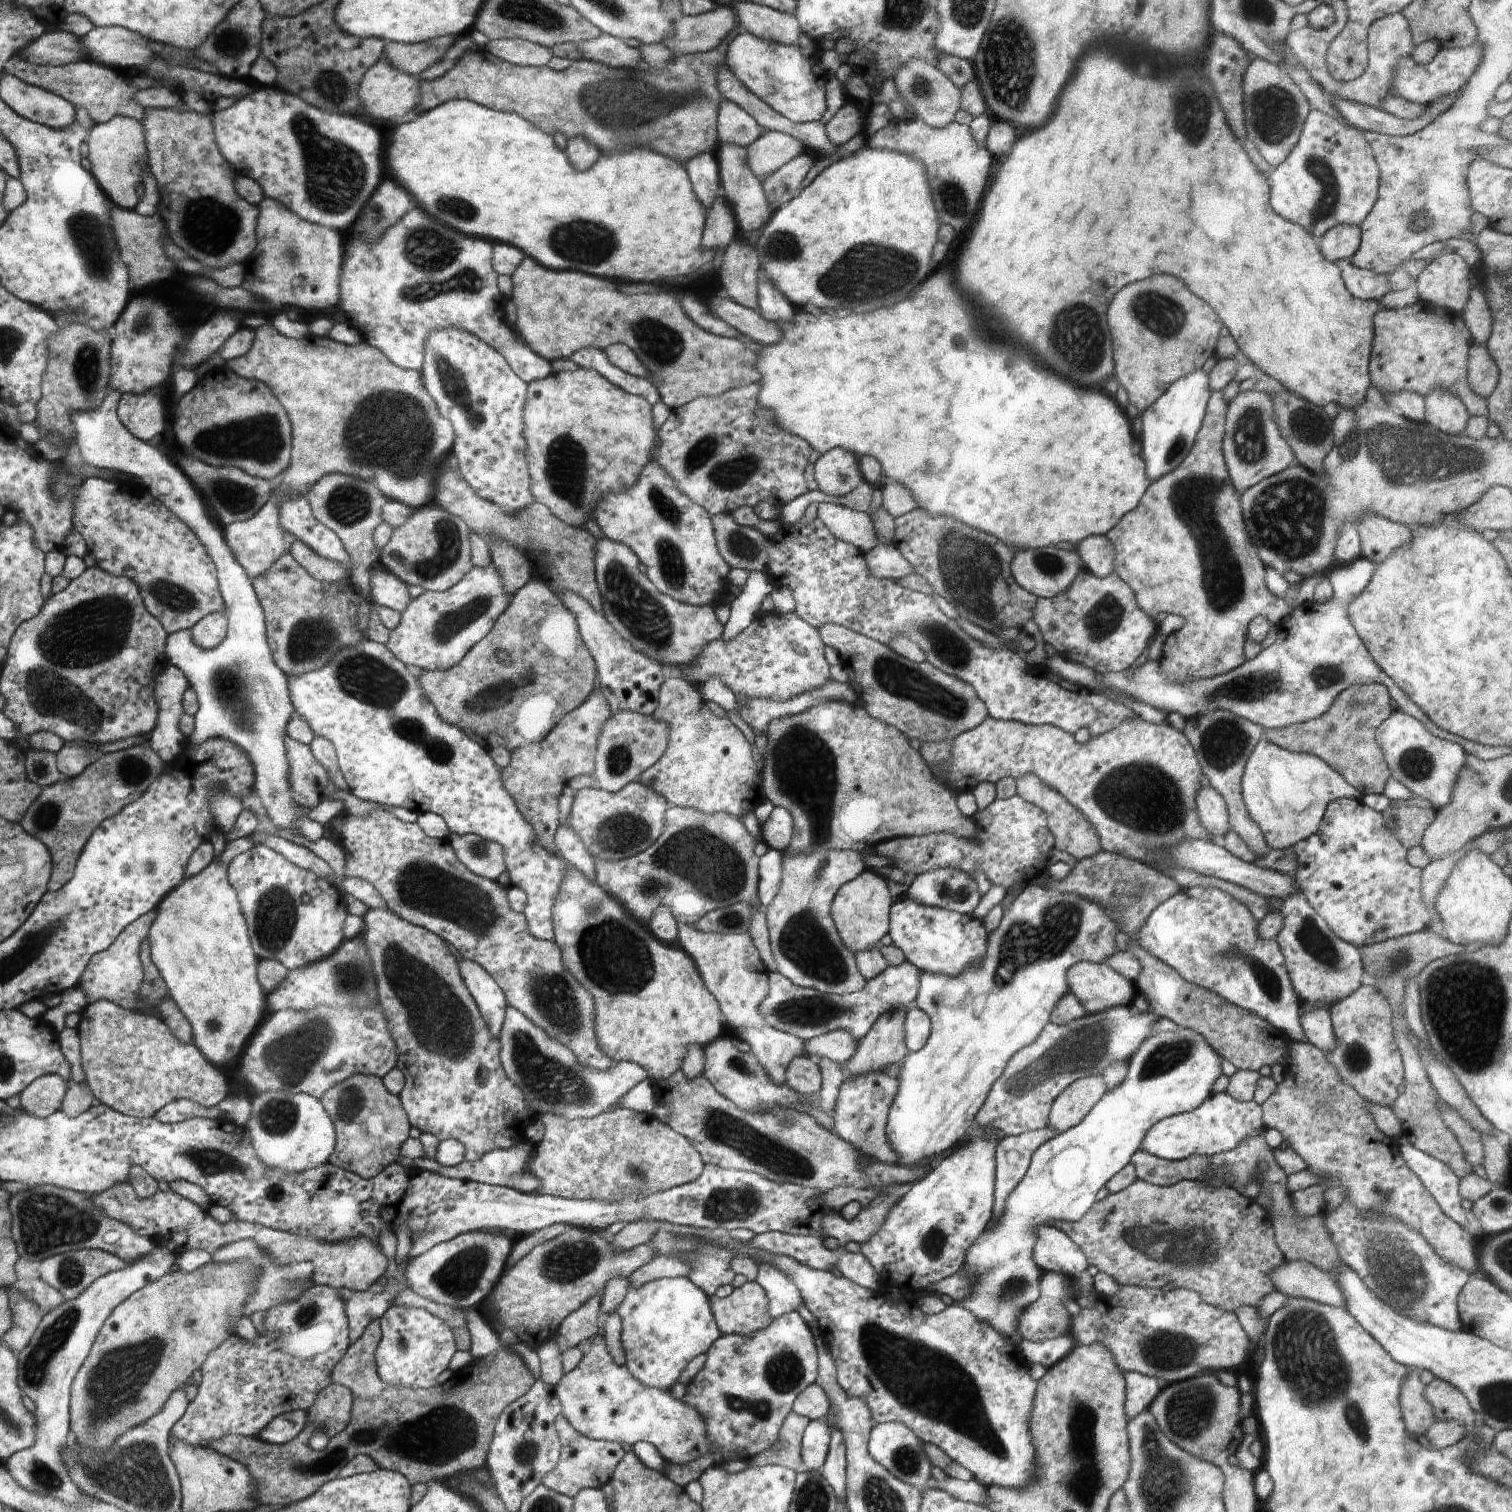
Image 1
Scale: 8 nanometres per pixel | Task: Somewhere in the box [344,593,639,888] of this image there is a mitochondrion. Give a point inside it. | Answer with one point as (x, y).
(496, 696)

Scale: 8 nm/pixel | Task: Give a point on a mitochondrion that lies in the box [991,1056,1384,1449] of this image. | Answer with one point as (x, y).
(1305, 1337)

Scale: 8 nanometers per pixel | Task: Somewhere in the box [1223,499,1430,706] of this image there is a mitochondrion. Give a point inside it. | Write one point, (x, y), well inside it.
(1325, 675)

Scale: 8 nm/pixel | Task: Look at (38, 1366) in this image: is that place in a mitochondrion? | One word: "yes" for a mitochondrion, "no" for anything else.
yes

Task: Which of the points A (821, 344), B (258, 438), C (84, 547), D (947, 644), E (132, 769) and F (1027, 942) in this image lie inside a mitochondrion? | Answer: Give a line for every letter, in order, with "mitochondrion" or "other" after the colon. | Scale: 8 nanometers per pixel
A: other
B: mitochondrion
C: other
D: mitochondrion
E: mitochondrion
F: mitochondrion

